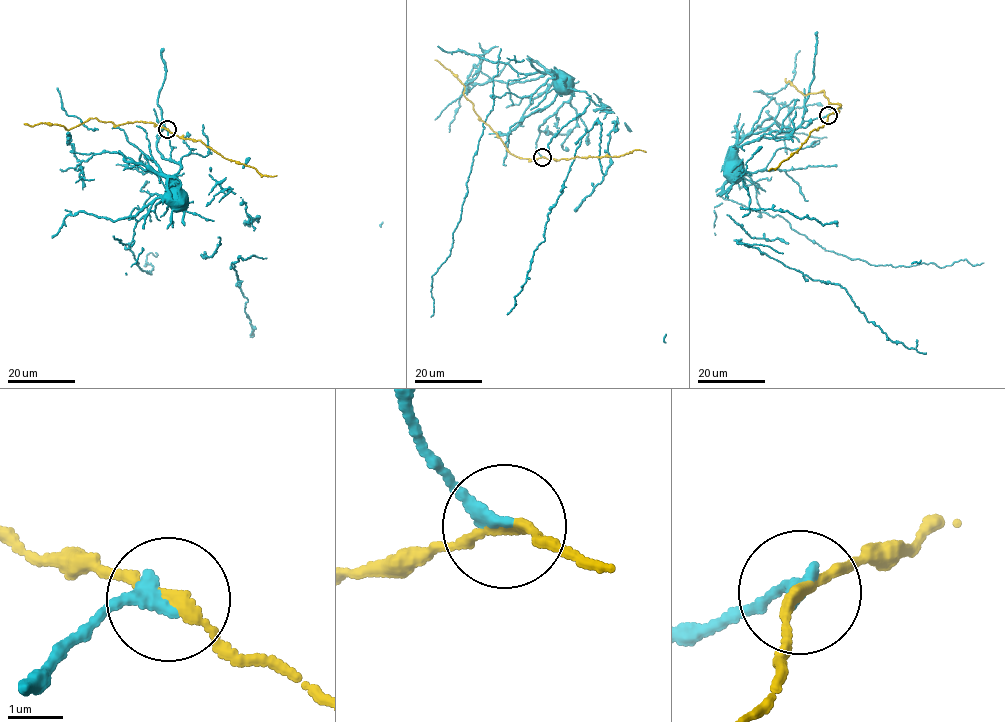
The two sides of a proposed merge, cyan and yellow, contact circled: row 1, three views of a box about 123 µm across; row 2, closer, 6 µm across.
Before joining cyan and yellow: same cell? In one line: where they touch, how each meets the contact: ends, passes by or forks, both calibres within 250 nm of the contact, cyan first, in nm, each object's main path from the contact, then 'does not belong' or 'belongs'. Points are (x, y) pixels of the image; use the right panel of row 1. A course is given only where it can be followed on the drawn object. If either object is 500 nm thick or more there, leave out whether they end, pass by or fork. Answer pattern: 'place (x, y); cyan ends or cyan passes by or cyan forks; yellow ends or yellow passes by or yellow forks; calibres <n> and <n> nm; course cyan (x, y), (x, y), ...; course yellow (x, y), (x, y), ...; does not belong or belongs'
place (828, 115); cyan ends; yellow passes by; calibres 280 and 190 nm; course cyan (829, 115), (804, 121), (785, 136), (761, 137), (743, 143), (737, 154), (730, 155); course yellow (828, 115), (841, 105), (830, 103), (822, 90), (804, 95), (790, 82), (786, 82), (785, 78); does not belong

